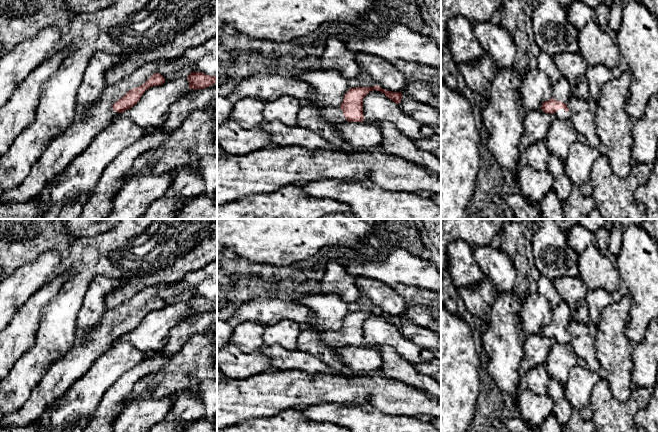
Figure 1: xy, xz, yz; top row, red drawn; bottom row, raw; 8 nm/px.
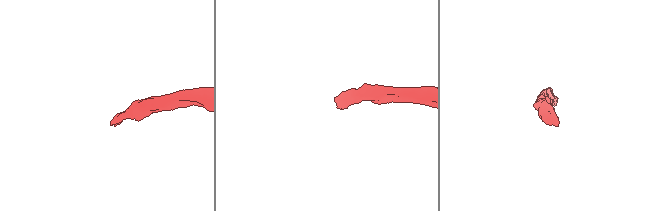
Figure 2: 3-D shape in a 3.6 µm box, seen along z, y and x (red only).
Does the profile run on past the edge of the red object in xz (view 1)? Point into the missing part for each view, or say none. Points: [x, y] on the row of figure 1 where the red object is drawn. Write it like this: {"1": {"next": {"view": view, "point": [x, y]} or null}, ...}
{"1": {"next": {"view": "xz", "point": [335, 115]}}}

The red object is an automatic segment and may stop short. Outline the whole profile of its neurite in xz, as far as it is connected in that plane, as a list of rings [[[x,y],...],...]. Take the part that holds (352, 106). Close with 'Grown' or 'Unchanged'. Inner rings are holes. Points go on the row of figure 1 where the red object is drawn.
[[[378,85],[374,87],[350,88],[344,95],[342,104],[339,107],[326,106],[320,108],[320,118],[334,124],[343,122],[363,122],[363,99],[370,91],[380,91],[386,97],[399,104],[402,99],[401,92],[392,92],[382,89]]]. Grown

